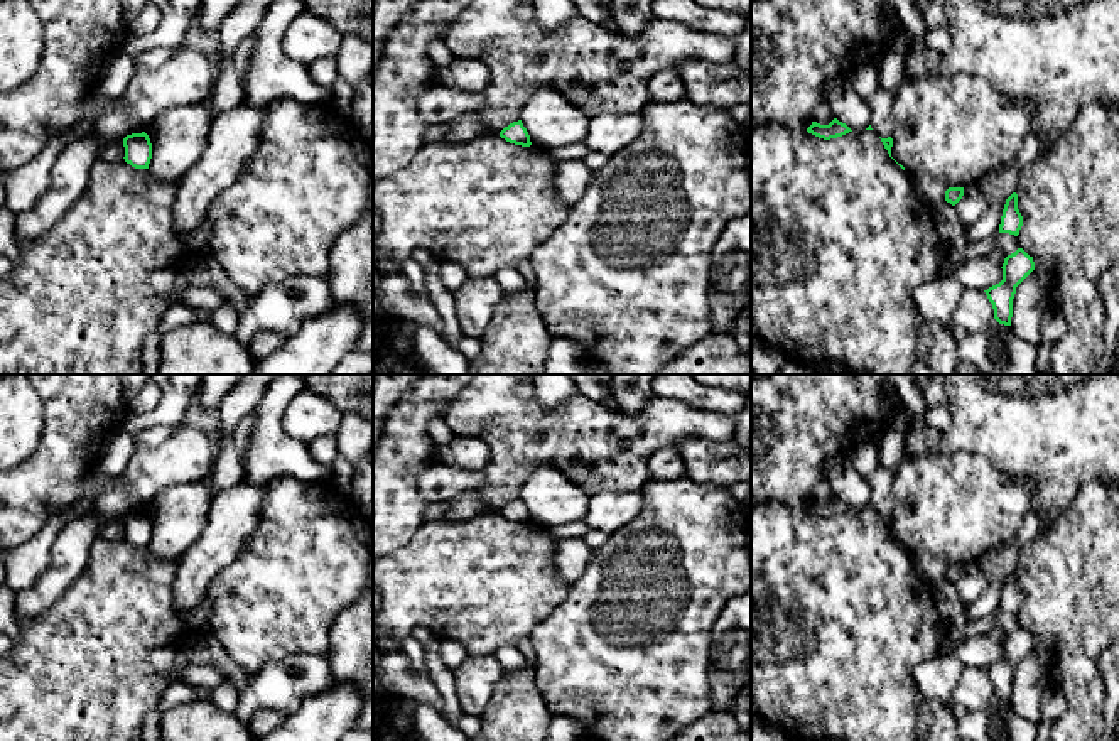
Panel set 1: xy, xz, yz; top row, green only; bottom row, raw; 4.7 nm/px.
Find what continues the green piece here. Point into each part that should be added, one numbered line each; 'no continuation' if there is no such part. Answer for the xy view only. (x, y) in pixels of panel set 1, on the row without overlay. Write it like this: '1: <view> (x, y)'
no continuation

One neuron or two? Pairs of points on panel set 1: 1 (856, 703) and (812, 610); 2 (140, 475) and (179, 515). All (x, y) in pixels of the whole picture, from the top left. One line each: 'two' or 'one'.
1: one
2: two

